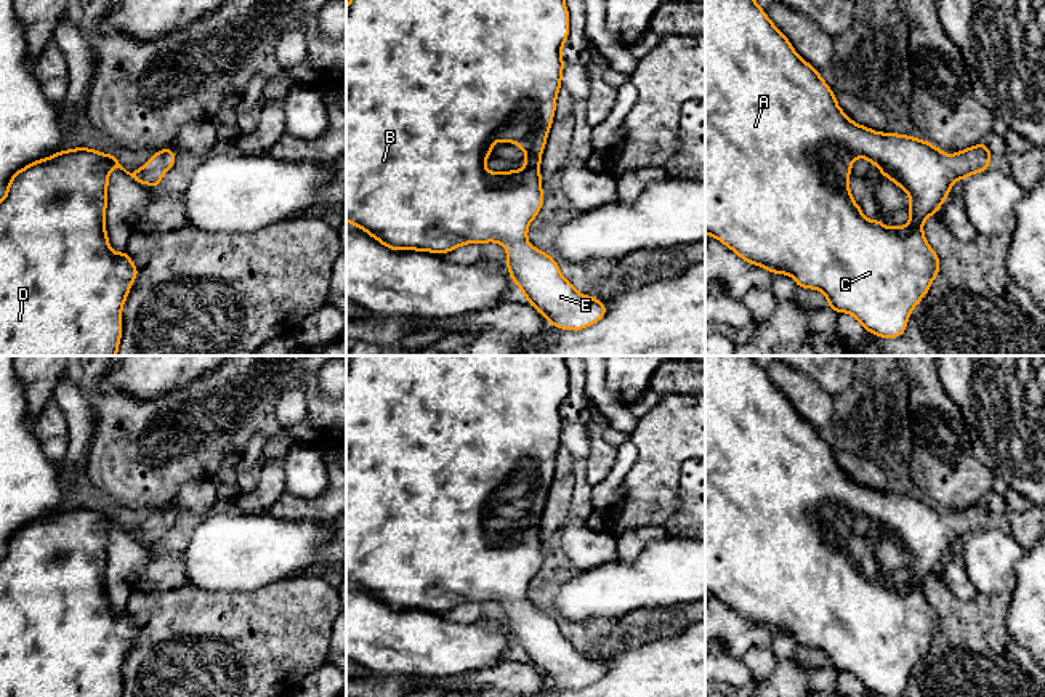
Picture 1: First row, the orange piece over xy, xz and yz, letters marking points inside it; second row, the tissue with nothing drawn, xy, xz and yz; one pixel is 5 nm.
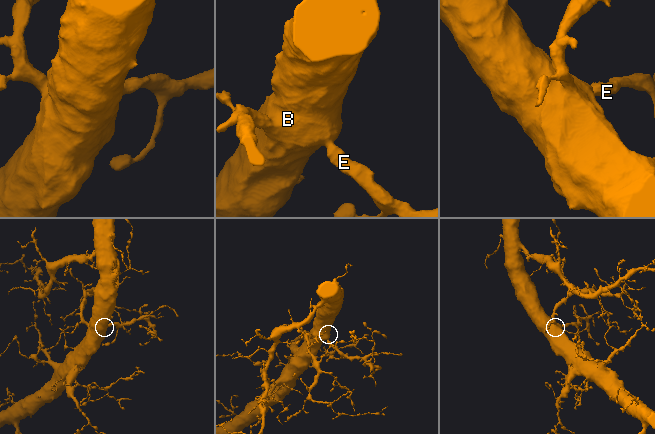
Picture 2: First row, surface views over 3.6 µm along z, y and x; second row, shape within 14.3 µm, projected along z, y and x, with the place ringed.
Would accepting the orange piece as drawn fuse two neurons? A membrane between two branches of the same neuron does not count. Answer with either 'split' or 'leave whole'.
leave whole

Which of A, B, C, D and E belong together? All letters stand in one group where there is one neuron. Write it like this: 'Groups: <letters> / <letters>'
Groups: A B C D E

